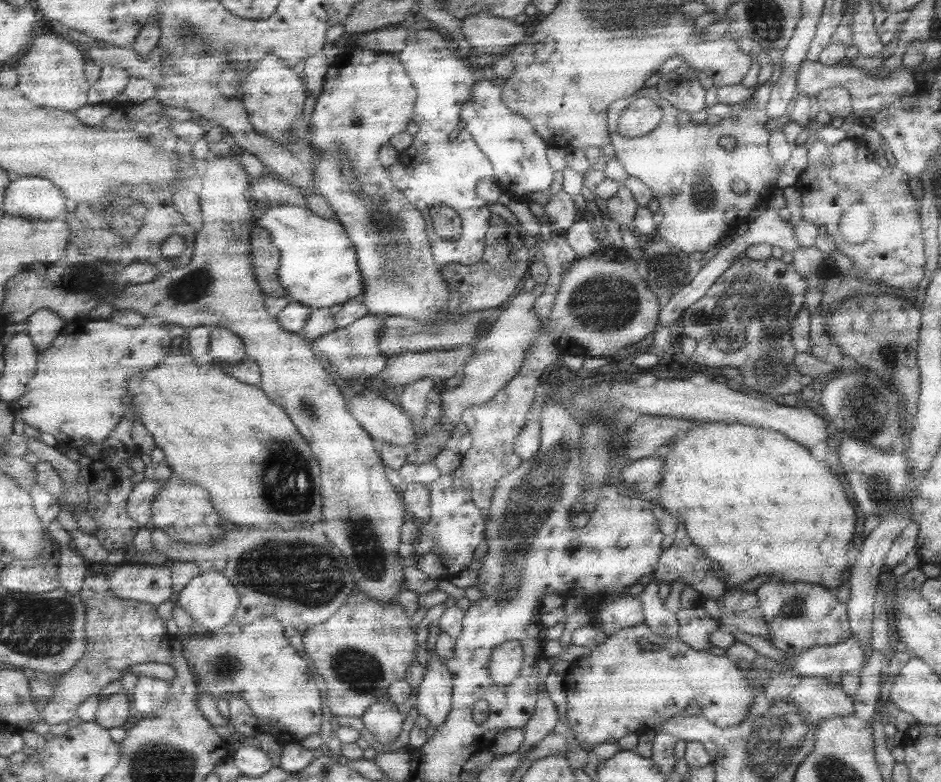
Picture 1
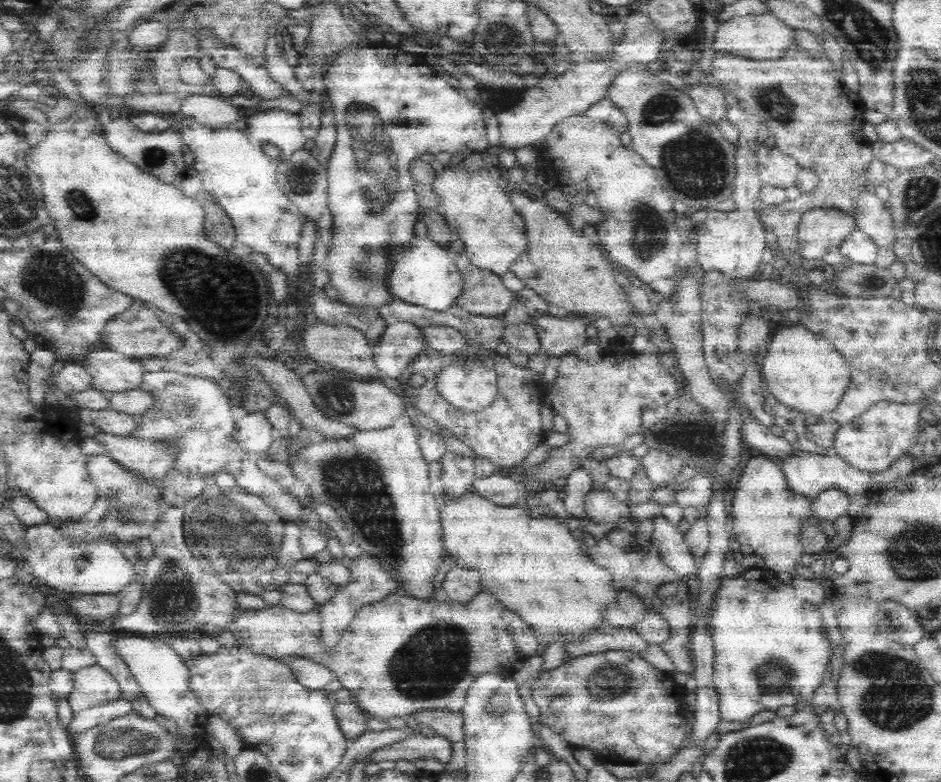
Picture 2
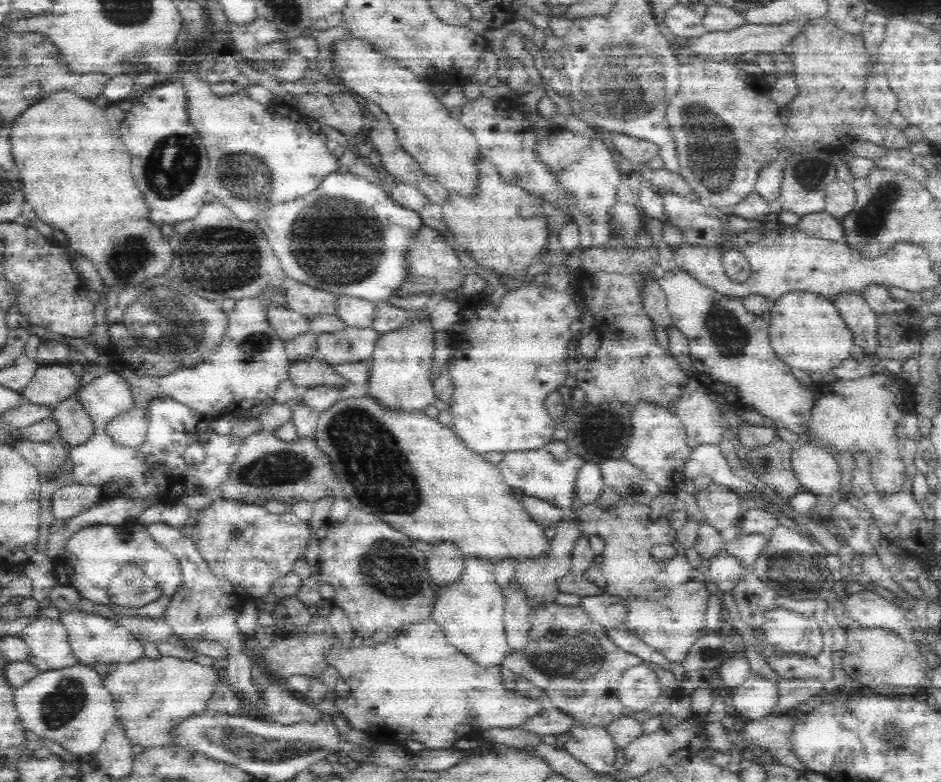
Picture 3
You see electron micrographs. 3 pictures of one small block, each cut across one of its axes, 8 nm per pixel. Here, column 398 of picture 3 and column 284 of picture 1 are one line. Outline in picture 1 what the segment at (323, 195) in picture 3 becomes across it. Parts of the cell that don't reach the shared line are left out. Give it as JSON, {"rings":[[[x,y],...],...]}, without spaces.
{"rings":[[[268,205],[259,208],[256,224],[272,235],[273,244],[281,251],[280,281],[293,303],[305,304],[314,310],[329,309],[364,294],[365,281],[356,247],[334,216],[321,217],[307,207],[295,205]]]}

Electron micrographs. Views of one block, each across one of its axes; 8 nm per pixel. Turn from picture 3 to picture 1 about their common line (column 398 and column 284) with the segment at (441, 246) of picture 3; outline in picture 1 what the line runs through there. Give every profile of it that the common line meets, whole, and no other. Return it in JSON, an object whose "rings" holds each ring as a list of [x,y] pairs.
{"rings":[[[256,223],[252,226],[252,253],[256,275],[266,296],[287,297],[288,290],[281,284],[279,276],[281,251],[273,244],[272,235]]]}

